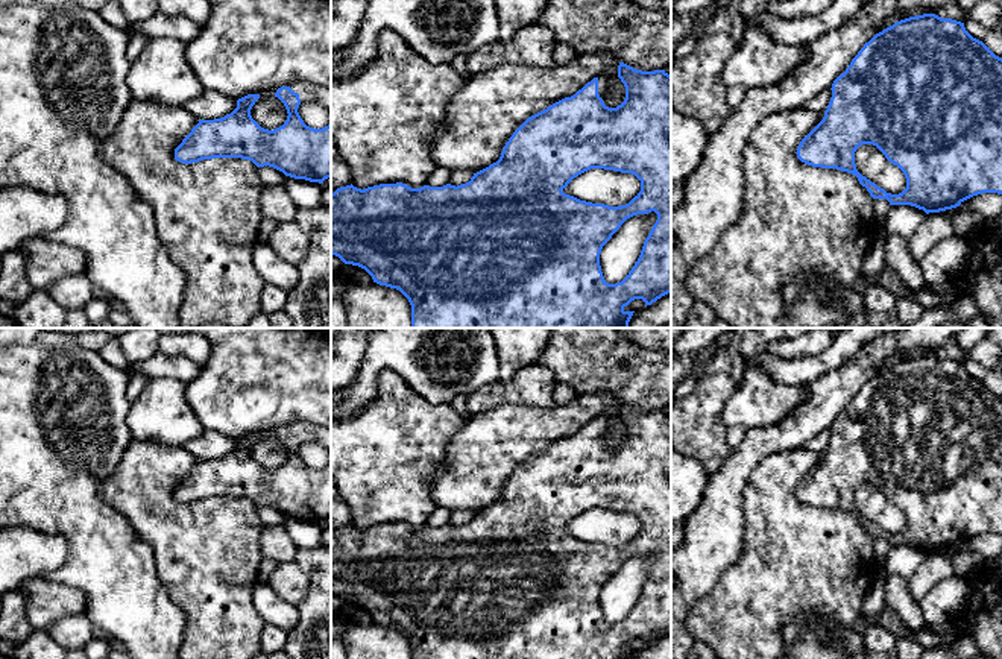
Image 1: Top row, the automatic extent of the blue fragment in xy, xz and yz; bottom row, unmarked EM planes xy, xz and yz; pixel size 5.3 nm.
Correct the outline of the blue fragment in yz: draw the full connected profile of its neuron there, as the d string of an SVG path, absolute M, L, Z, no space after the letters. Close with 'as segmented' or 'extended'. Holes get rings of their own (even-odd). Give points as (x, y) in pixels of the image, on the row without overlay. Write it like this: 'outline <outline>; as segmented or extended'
outline M935 354L897 361L864 384L830 430L823 460L797 487L802 503L852 513L873 539L911 545L926 554L956 548L982 533L1002 534L1002 398L973 378L964 363ZM862 484L876 486L903 512L906 528L902 533L887 533L856 510L855 492Z; as segmented

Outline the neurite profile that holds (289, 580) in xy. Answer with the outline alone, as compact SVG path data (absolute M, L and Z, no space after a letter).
M284 562L276 566L267 585L285 601L299 604L308 592L308 575L295 562Z

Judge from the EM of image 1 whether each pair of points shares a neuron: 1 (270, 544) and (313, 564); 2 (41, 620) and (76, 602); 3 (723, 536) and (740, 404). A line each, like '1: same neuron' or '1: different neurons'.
1: different neurons
2: same neuron
3: different neurons

